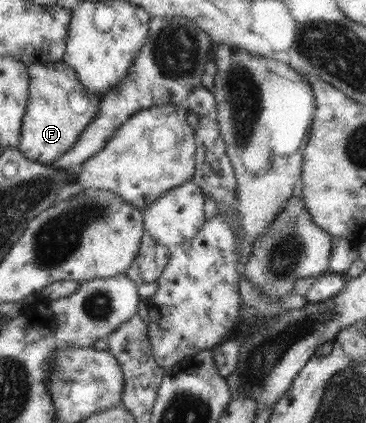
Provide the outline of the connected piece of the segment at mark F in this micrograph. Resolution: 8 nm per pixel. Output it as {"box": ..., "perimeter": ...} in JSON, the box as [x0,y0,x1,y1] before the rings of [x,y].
{"box":[19,61,101,165],"perimeter":[[[62,61],[37,62],[28,66],[27,75],[29,98],[22,118],[19,151],[31,161],[51,165],[75,146],[81,132],[94,119],[101,96],[87,92],[86,111],[76,113],[69,105],[69,92],[85,92],[86,87],[80,83],[71,66]]]}

